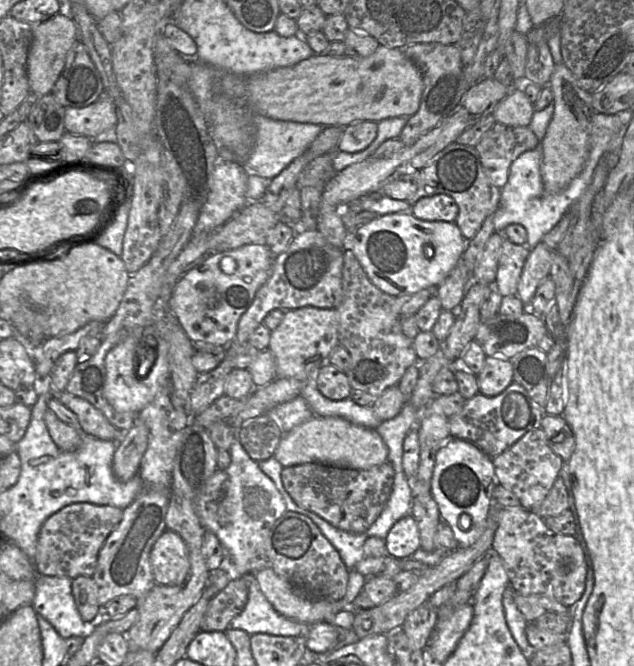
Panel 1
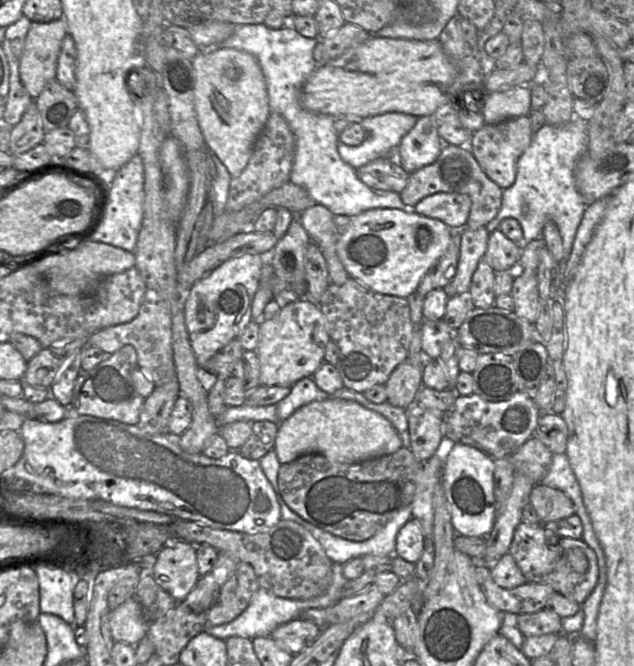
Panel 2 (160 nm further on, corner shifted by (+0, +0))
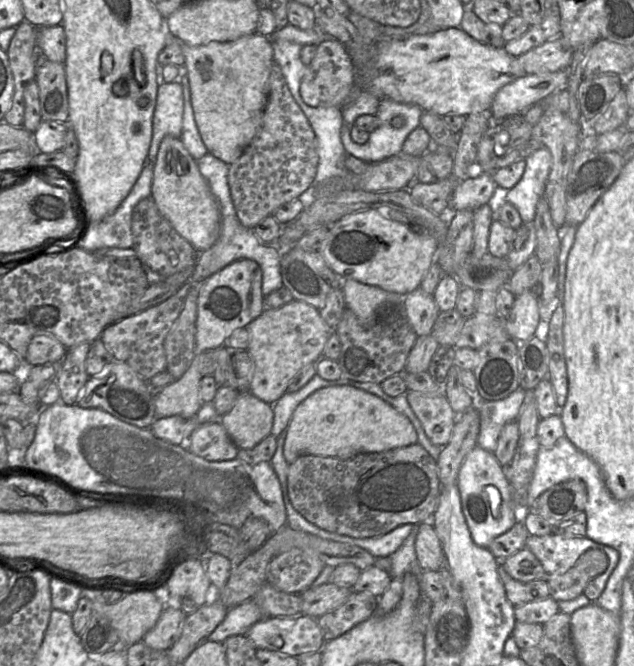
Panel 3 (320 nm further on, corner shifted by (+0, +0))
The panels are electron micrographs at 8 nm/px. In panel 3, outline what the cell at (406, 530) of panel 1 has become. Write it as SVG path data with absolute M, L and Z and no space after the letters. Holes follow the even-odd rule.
M430 520L418 525L415 552L422 570L439 570L444 553Z

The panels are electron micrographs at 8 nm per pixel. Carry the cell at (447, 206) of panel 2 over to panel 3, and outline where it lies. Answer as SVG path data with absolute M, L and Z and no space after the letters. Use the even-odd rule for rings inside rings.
M482 172L457 184L450 197L450 207L454 211L476 210L484 204L489 204L497 189L498 185L492 173Z

